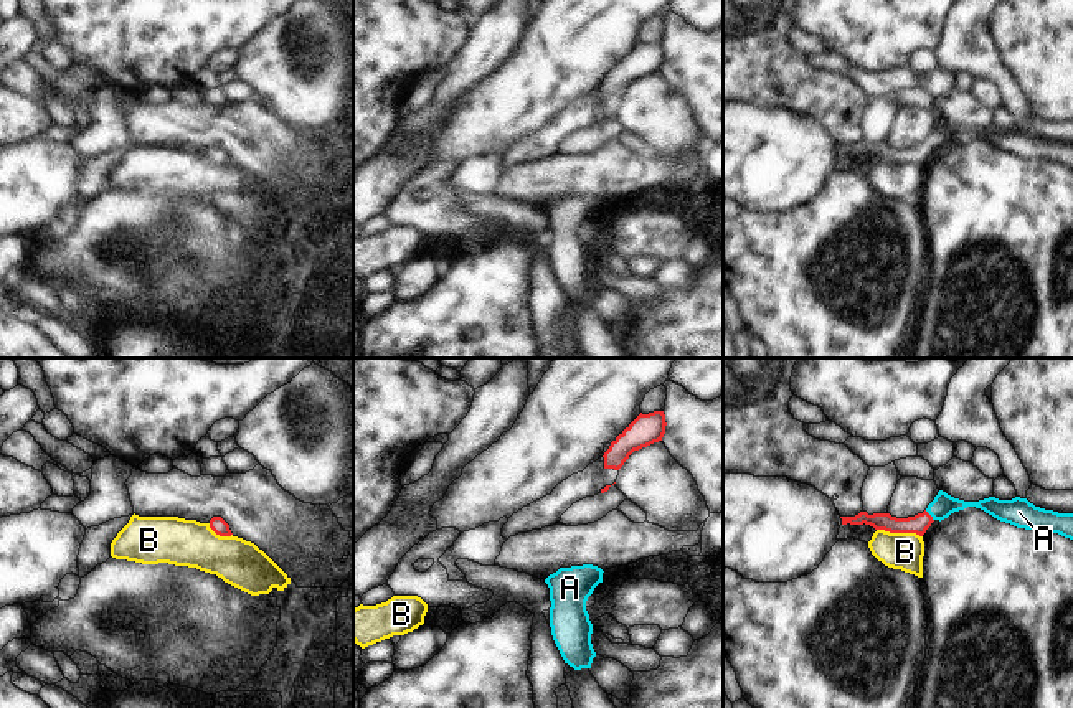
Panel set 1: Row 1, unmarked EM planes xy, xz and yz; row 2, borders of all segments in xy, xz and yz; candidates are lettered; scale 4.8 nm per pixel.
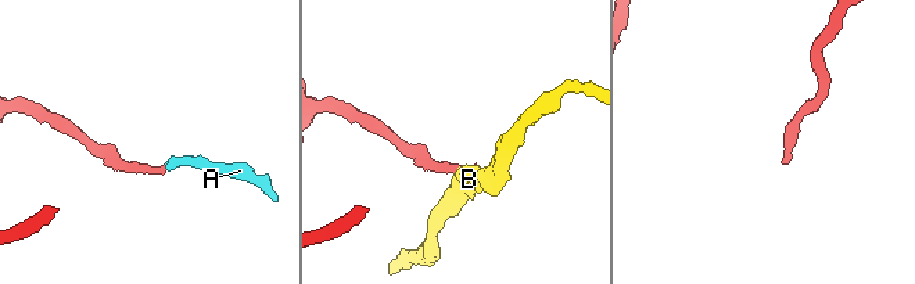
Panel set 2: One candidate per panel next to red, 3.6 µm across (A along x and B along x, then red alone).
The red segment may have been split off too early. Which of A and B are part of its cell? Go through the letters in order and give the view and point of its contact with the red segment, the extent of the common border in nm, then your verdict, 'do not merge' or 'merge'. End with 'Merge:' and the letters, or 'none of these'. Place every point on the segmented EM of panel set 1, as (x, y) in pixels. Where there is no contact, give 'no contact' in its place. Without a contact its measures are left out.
A: yz (930, 515) | 70 nm | merge
B: yz (900, 532) | 220 nm | do not merge
Merge: A

